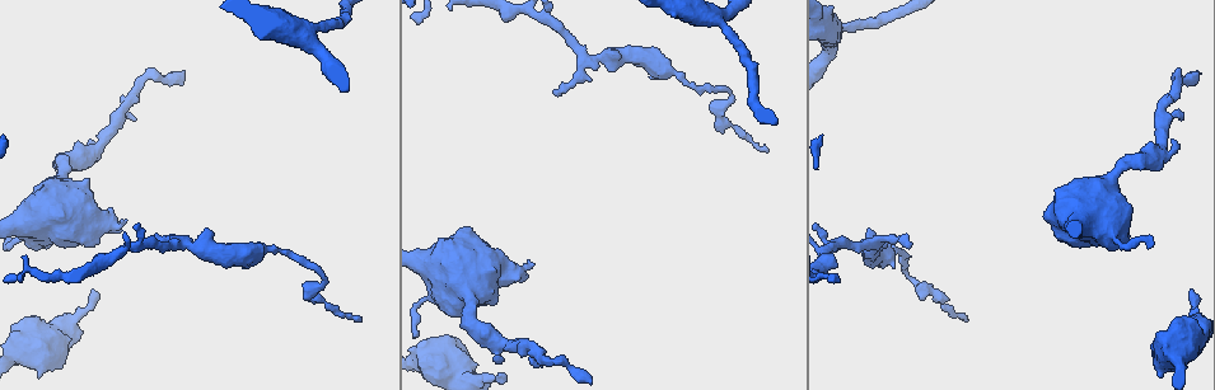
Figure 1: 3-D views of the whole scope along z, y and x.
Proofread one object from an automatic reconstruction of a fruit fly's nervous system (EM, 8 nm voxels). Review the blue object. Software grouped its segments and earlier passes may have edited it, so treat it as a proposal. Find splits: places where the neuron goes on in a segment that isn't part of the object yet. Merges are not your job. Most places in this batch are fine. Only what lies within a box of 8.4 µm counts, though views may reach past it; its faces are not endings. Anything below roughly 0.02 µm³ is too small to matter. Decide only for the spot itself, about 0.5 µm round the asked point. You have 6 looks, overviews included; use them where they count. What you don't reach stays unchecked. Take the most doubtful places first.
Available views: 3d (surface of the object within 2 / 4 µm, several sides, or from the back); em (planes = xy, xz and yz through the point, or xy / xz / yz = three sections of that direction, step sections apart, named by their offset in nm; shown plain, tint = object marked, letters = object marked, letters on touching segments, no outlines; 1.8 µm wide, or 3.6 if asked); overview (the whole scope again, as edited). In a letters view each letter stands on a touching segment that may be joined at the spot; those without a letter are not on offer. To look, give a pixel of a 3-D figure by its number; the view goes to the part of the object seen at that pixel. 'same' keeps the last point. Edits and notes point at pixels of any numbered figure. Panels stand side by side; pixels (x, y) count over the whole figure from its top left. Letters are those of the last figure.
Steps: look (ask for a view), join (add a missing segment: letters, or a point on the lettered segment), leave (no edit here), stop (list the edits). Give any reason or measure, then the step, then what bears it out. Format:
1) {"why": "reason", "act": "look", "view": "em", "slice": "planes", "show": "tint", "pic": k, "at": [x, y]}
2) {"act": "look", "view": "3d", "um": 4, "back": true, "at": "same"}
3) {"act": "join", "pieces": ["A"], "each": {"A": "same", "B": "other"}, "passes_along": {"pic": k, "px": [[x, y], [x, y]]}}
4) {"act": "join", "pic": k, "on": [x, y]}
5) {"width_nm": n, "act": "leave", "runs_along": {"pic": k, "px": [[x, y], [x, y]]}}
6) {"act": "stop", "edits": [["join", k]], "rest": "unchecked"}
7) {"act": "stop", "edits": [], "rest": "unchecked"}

{"why": "free end", "act": "look", "view": "em", "slice": "planes", "show": "plain", "pic": 1, "at": [908, 243]}

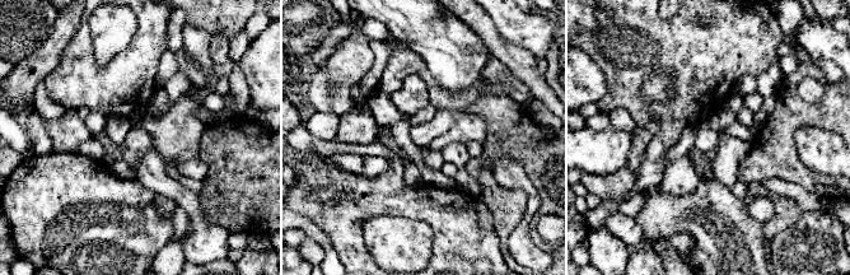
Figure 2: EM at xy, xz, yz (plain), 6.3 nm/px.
{"why": "what lies round it", "act": "look", "view": "em", "slice": "planes", "show": "letters", "at": "same"}

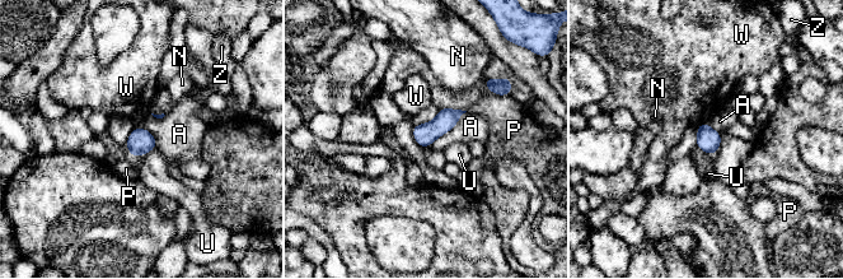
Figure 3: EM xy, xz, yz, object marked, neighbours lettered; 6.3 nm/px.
{"width_nm": 140, "act": "leave", "each": {"A": "other", "N": "other", "P": "other", "U": "other", "W": "other", "Z": "other"}, "border": {"pic": 3, "px": [[466, 111], [448, 131], [427, 147]]}, "found": "no lettered segment goes on from it"}

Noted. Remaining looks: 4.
{"why": "calibre changes", "act": "look", "view": "em", "um": 3.6, "slice": "planes", "show": "letters", "pic": 1, "at": [1110, 231]}

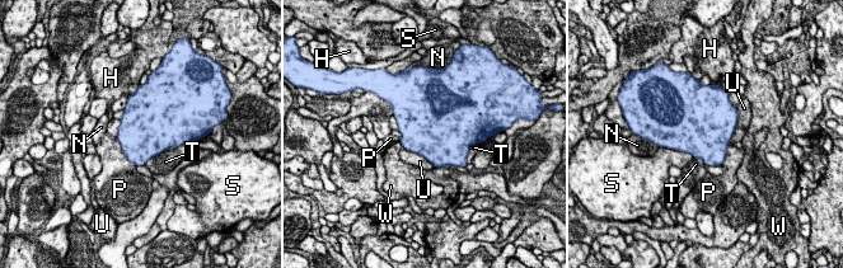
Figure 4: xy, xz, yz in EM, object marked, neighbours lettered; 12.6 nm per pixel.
{"longest_contact_nm": ["T", 550], "act": "leave", "each": {"H": "other", "N": "other", "P": "other", "S": "other", "T": "other", "U": "other", "W": "other"}, "border": {"pic": 4, "px": [[116, 139], [125, 156], [135, 165]]}, "found": "no lettered segment goes on from it"}

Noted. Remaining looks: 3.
{"why": "free end", "act": "look", "view": "em", "slice": "planes", "show": "tint", "pic": 1, "at": [1180, 118]}

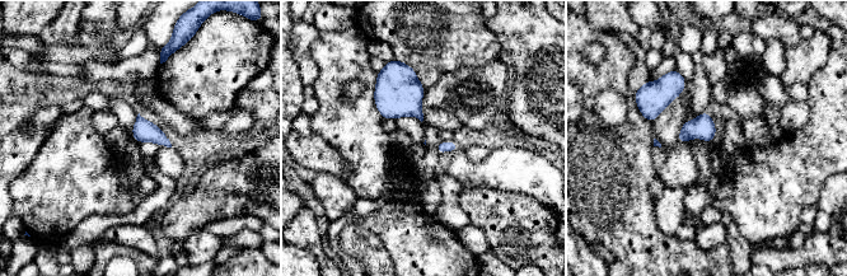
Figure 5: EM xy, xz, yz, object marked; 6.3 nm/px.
{"why": "see the neighbours", "act": "look", "view": "em", "slice": "planes", "show": "letters", "at": "same"}

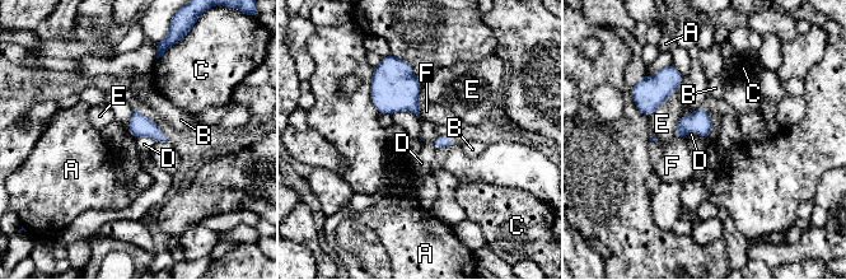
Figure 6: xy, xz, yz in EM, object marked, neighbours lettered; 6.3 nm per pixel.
{"act": "leave", "each": {"A": "other", "B": "other", "C": "other", "D": "other", "E": "other", "F": "other"}, "border": {"pic": 6, "px": [[136, 138], [145, 136], [153, 140]]}, "found": "none of them fits"}

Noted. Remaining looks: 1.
{"act": "stop", "edits": [], "rest": "unchecked"}

